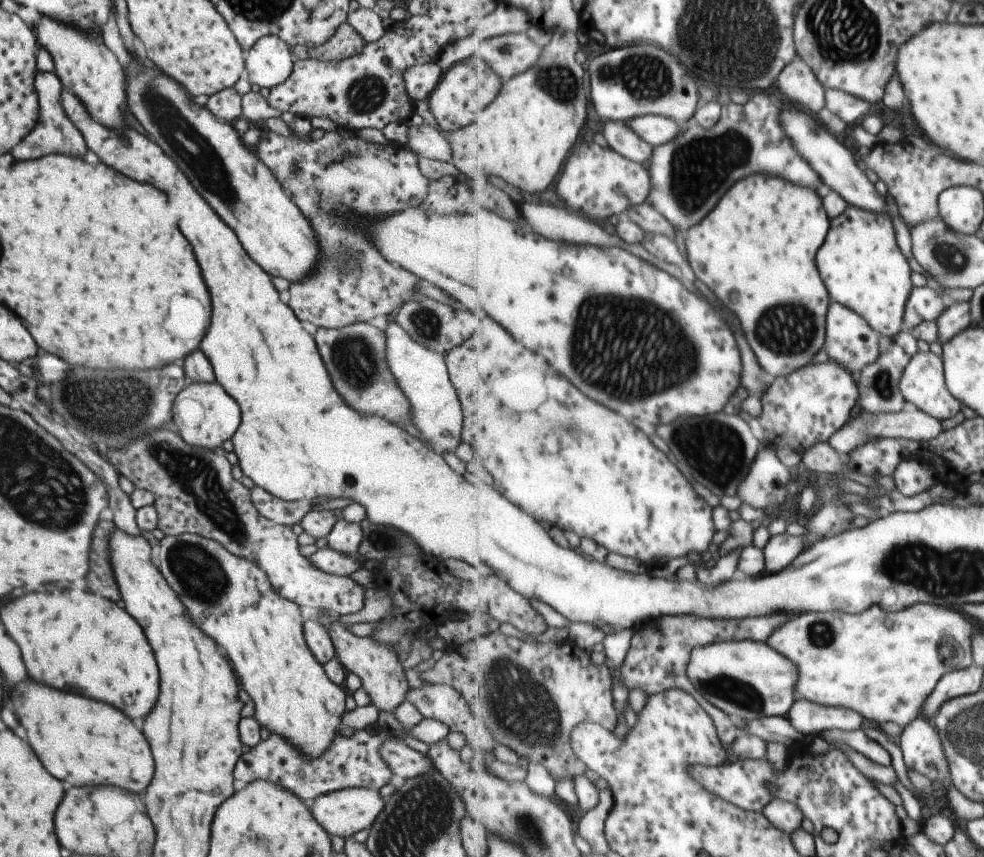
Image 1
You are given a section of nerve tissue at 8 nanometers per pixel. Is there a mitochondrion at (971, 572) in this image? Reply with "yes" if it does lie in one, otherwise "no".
yes

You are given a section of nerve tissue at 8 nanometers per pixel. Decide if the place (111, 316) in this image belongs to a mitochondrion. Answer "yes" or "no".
no

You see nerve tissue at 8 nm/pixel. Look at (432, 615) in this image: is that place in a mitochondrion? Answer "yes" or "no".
no

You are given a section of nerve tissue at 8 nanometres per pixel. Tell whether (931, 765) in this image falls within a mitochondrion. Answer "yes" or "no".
yes

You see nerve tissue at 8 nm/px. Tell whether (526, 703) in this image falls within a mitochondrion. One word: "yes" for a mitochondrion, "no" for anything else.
yes

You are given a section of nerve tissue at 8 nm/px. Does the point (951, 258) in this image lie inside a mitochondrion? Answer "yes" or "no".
yes

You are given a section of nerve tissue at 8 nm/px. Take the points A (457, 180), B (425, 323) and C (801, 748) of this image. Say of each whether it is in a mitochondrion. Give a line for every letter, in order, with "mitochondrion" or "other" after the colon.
A: other
B: mitochondrion
C: other

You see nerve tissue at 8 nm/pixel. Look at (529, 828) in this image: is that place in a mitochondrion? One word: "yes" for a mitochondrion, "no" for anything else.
yes

